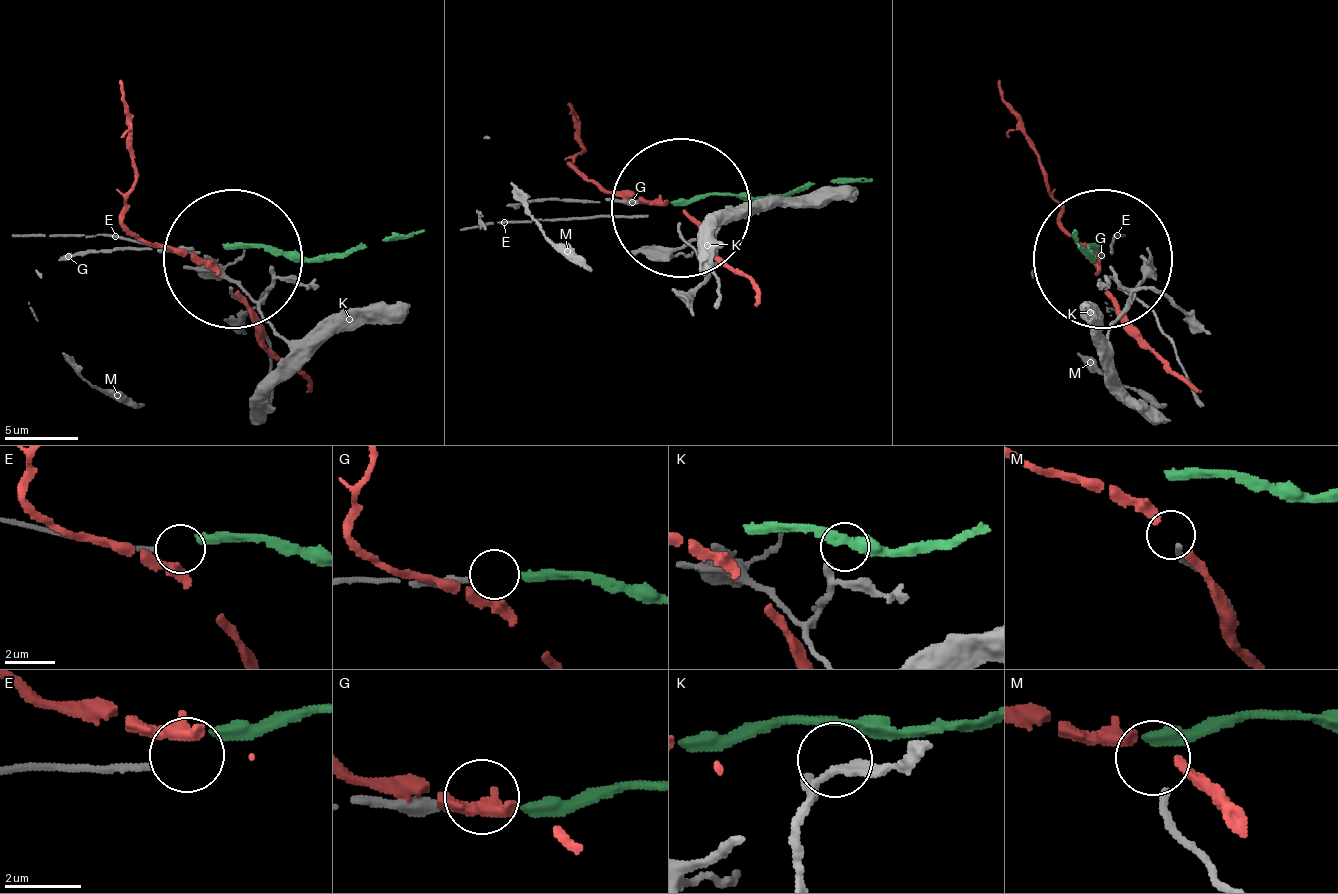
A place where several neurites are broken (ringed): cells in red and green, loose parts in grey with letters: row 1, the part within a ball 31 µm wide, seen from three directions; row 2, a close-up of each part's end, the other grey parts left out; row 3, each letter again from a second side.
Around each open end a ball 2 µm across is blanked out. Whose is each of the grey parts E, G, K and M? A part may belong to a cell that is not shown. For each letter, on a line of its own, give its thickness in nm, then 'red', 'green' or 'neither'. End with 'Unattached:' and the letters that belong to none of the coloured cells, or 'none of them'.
E: 160 nm | neither
G: 320 nm | green
K: 180 nm | neither
M: 200 nm | neither
Unattached: E, K, M

